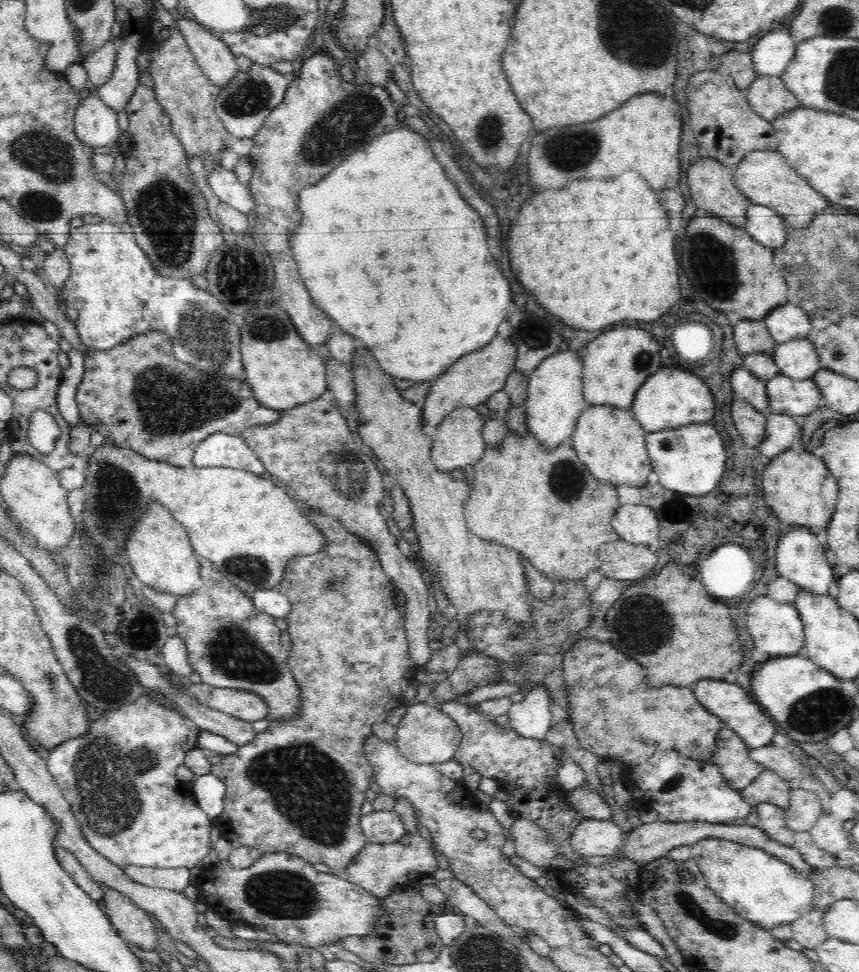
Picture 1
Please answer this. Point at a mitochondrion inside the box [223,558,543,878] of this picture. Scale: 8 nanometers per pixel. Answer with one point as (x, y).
(319, 789)

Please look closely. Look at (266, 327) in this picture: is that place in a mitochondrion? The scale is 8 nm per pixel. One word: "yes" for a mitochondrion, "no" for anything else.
yes

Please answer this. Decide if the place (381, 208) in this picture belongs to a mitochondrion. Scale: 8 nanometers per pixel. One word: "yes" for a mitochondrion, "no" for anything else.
no

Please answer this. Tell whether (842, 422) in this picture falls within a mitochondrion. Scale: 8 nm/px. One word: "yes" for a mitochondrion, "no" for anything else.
no

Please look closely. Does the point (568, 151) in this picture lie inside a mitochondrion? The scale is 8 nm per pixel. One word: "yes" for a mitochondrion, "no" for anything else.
yes

